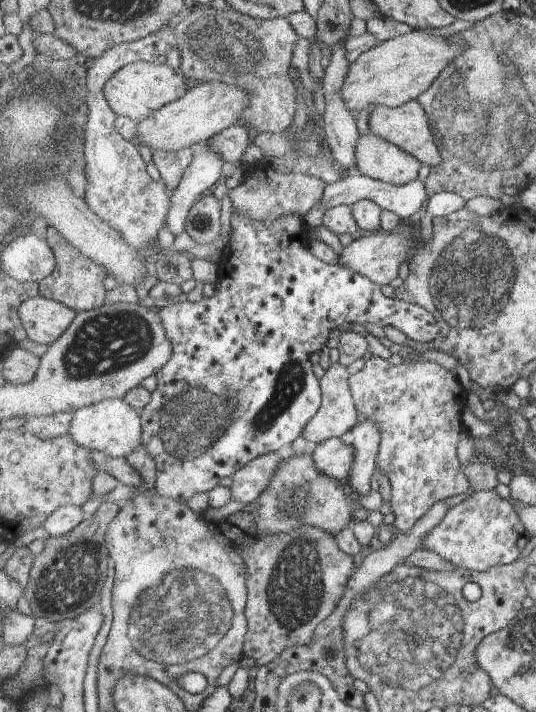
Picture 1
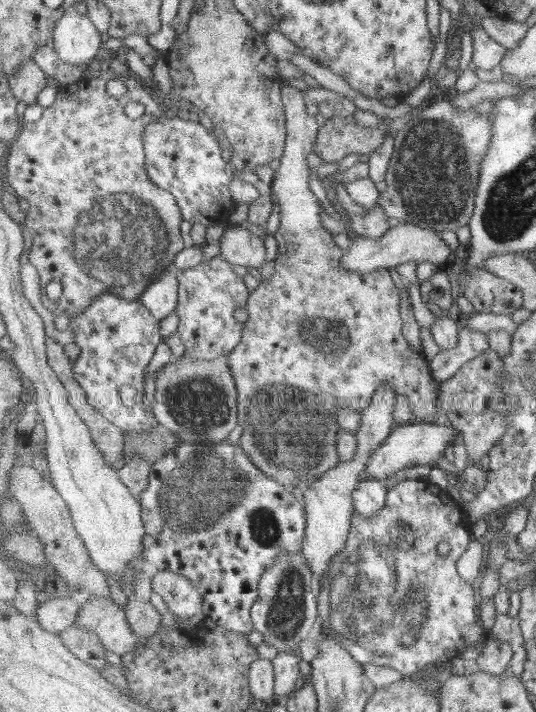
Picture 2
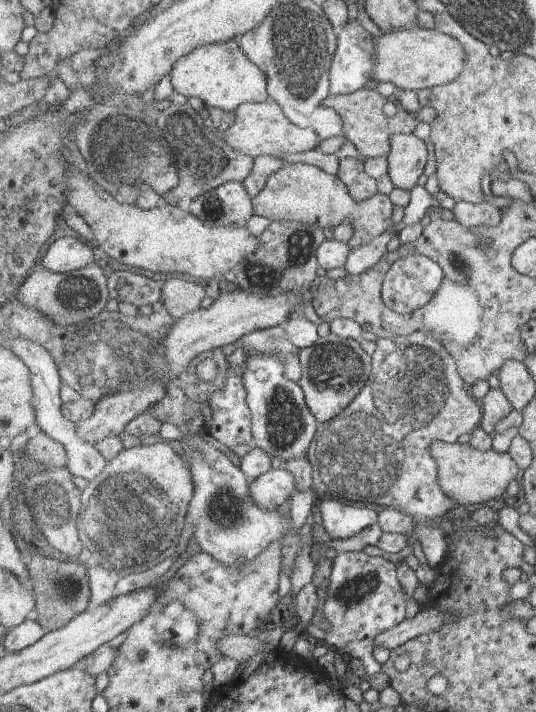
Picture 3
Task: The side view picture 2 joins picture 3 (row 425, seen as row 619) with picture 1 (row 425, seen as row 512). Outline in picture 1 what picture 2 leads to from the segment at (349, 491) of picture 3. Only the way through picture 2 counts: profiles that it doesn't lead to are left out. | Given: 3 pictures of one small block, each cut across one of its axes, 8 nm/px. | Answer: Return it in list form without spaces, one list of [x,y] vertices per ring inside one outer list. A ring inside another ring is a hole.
[[[407,336],[406,338],[403,338],[403,364],[401,363],[399,366],[397,366],[389,364],[387,360],[382,360],[378,357],[371,357],[358,373],[350,376],[350,386],[355,404],[358,408],[359,421],[363,422],[363,420],[375,420],[375,422],[379,423],[380,427],[382,428],[383,440],[381,444],[381,454],[379,455],[379,466],[386,472],[386,475],[392,485],[391,506],[392,511],[396,516],[396,521],[394,524],[399,533],[410,533],[410,531],[413,529],[413,526],[415,526],[415,522],[417,522],[419,518],[426,516],[427,512],[431,510],[431,506],[433,506],[437,500],[447,500],[447,498],[457,496],[457,494],[467,495],[469,490],[472,488],[466,473],[463,472],[463,467],[461,464],[459,464],[459,458],[457,458],[457,446],[459,446],[459,442],[461,442],[463,438],[468,438],[470,436],[468,430],[464,427],[462,422],[463,408],[466,408],[467,402],[469,400],[469,383],[465,379],[462,372],[459,370],[447,370],[445,366],[441,366],[441,364],[431,361],[416,362],[415,343],[415,341],[413,341],[411,338],[408,338]]]

